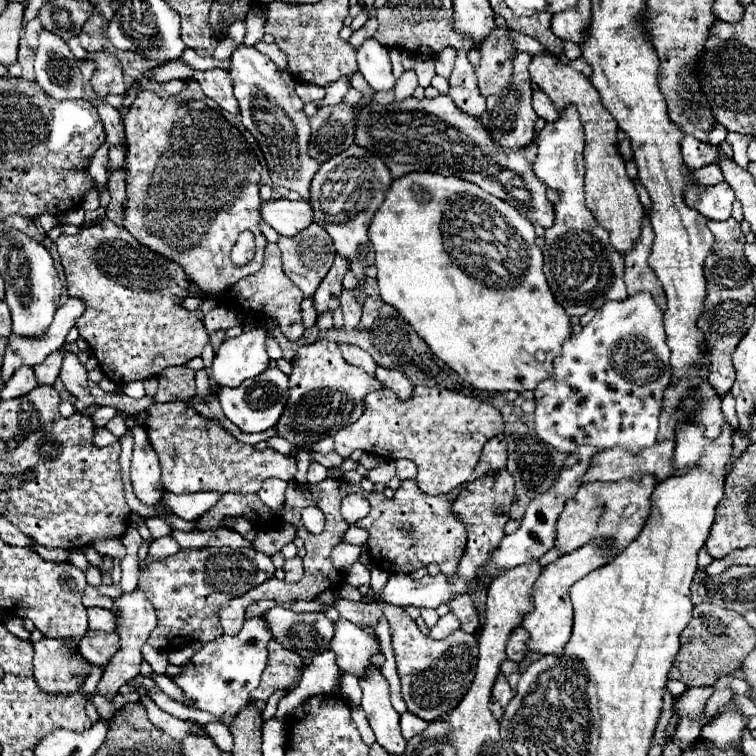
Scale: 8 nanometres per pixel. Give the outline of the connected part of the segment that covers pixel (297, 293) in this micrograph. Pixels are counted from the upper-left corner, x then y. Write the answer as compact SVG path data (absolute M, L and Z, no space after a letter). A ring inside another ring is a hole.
M268 244L266 252L264 252L264 264L262 268L248 278L242 278L238 284L232 286L230 290L232 300L236 302L236 308L240 308L240 312L254 312L256 316L270 316L278 322L282 334L288 340L298 340L304 332L304 324L302 324L302 290L292 284L292 280L288 280L288 276L282 272L282 262L280 262L280 248L276 244Z

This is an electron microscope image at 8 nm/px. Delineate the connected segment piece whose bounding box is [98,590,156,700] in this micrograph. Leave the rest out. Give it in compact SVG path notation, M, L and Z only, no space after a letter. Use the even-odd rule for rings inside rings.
M134 590L132 594L122 594L120 600L116 600L116 606L120 608L120 614L118 614L118 636L120 636L120 652L116 652L116 656L112 658L112 664L108 664L108 668L104 668L104 674L98 682L98 690L108 698L112 700L120 686L126 684L130 678L138 676L140 674L140 662L142 662L142 646L146 644L150 632L156 628L156 614L154 614L154 608L152 604L148 604L144 592L140 590Z

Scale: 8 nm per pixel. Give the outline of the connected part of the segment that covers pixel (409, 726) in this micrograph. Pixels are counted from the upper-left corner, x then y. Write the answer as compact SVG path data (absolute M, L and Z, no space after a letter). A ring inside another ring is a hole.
M404 712L404 714L402 714L400 724L402 724L402 736L404 736L406 740L414 738L416 734L420 734L420 730L424 730L424 728L428 726L428 722L420 720L418 716L412 716L410 712Z

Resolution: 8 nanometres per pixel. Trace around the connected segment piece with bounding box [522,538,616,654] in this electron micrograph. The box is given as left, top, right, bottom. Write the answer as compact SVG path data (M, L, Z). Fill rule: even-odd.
M592 540L590 544L560 556L556 562L548 564L542 568L540 578L534 584L534 612L530 612L528 616L524 616L522 626L530 632L530 640L528 640L528 648L532 652L542 652L542 654L560 654L566 646L566 642L570 640L572 634L572 602L570 602L570 588L574 582L578 582L580 578L584 578L588 572L608 564L616 554L610 552L612 548L612 540Z

